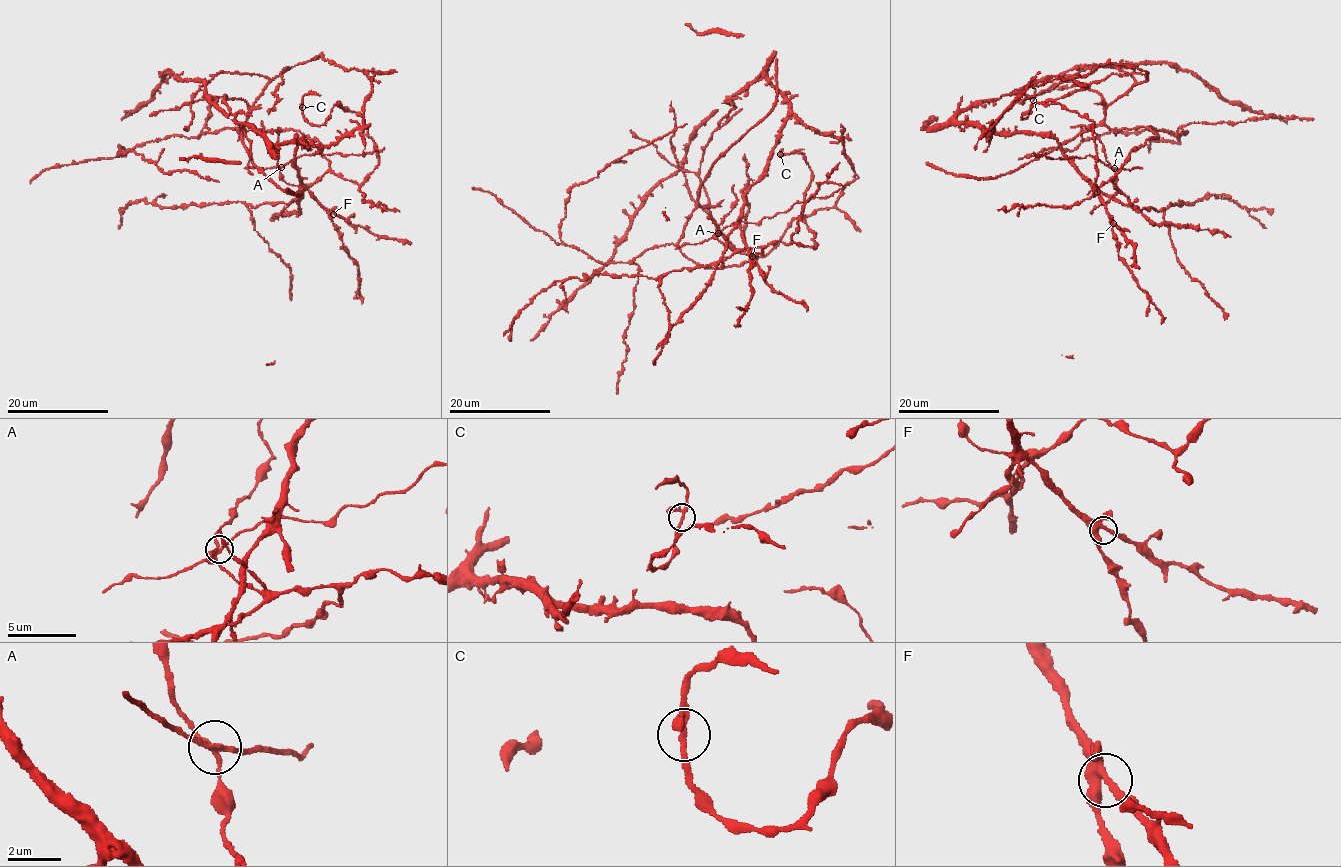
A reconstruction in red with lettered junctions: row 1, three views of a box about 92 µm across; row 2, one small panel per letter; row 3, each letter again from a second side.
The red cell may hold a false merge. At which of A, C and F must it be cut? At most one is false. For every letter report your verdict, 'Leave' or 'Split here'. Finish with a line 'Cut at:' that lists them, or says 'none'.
A: Split here
C: Leave
F: Leave
Cut at: A

